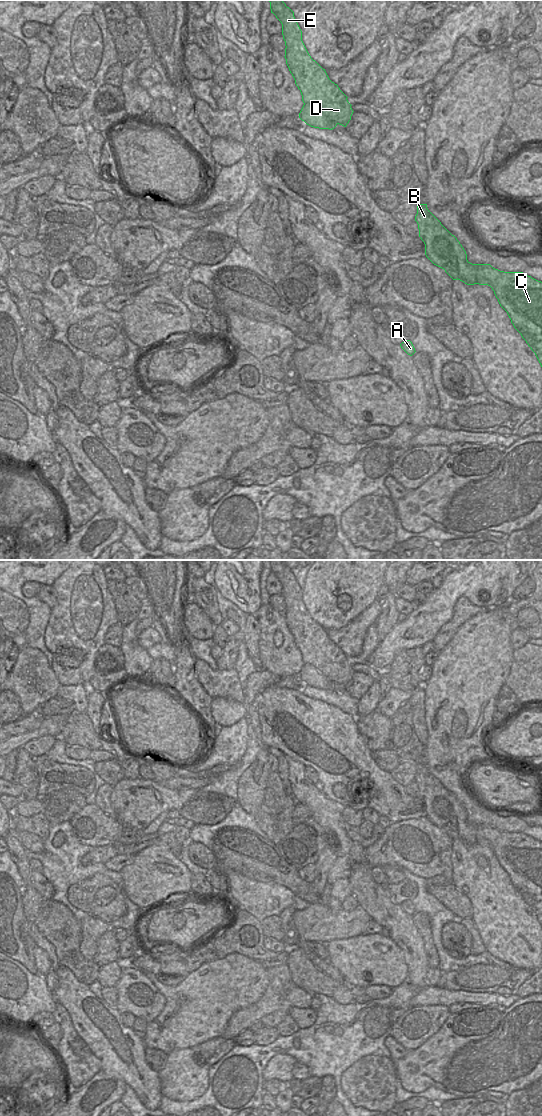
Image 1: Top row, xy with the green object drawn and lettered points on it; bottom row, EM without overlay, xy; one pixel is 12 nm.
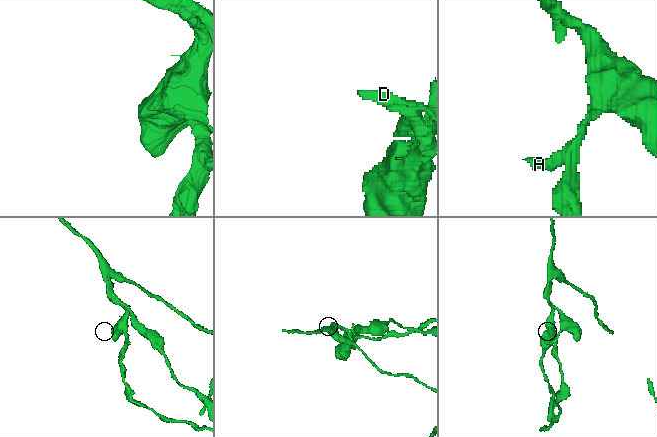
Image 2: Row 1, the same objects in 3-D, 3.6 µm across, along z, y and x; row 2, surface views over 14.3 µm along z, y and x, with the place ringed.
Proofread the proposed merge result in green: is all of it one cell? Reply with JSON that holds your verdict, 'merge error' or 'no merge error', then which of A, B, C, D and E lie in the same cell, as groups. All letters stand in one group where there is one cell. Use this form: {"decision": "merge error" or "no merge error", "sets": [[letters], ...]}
{"decision": "merge error", "sets": [["A"], ["B", "C", "D", "E"]]}

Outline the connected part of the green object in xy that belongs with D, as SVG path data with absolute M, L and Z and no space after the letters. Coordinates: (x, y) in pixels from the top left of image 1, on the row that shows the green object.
M269 0L271 13L282 24L282 35L285 41L286 64L295 84L301 92L304 104L311 104L339 124L350 121L353 114L347 96L337 84L332 82L323 69L309 55L303 41L302 31L294 17L294 12L283 0Z

